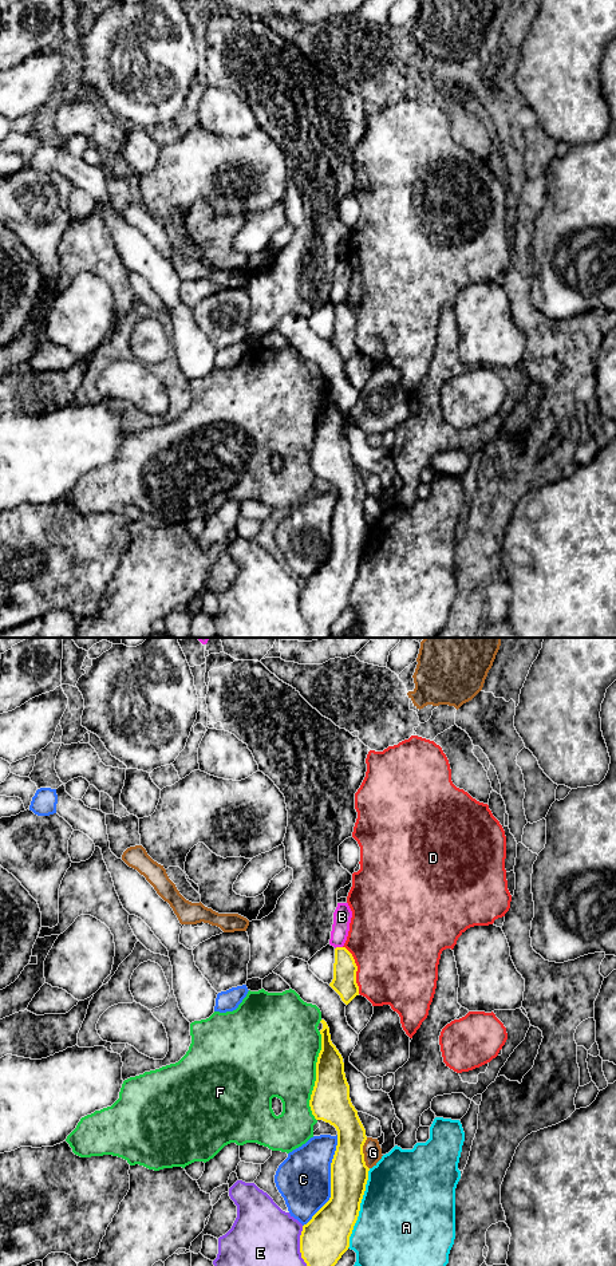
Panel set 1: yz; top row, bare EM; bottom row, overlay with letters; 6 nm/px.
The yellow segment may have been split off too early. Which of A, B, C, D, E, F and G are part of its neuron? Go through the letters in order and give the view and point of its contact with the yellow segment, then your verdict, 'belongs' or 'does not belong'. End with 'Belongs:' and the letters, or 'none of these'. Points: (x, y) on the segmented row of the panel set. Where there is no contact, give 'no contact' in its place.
A: yz (359, 1209) | does not belong
B: yz (338, 947) | belongs
C: yz (331, 1180) | does not belong
D: yz (356, 970) | does not belong
E: yz (300, 1246) | does not belong
F: yz (316, 1076) | does not belong
G: yz (363, 1154) | does not belong
Belongs: B

